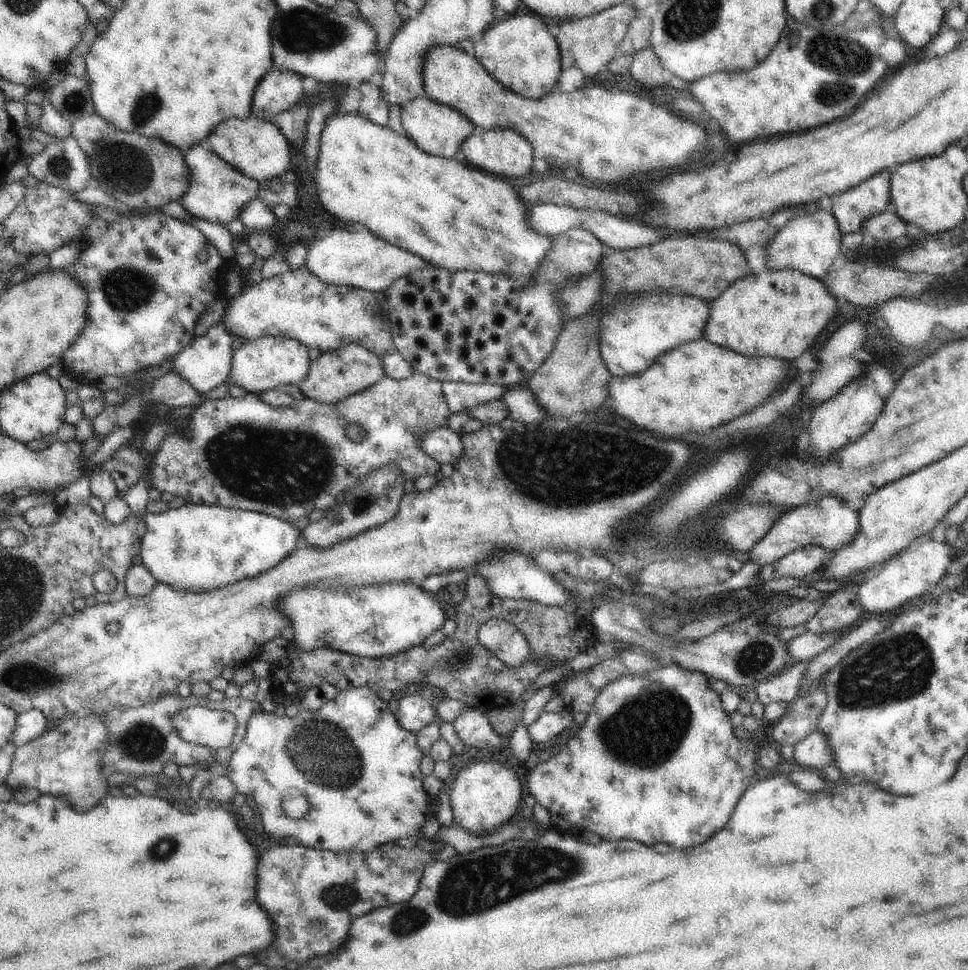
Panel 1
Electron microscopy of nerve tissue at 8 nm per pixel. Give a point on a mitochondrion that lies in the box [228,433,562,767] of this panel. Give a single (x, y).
(455, 660)

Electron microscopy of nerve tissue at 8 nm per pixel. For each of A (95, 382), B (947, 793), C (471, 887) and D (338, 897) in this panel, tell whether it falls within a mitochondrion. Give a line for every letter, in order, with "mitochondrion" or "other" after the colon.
A: other
B: other
C: mitochondrion
D: mitochondrion

